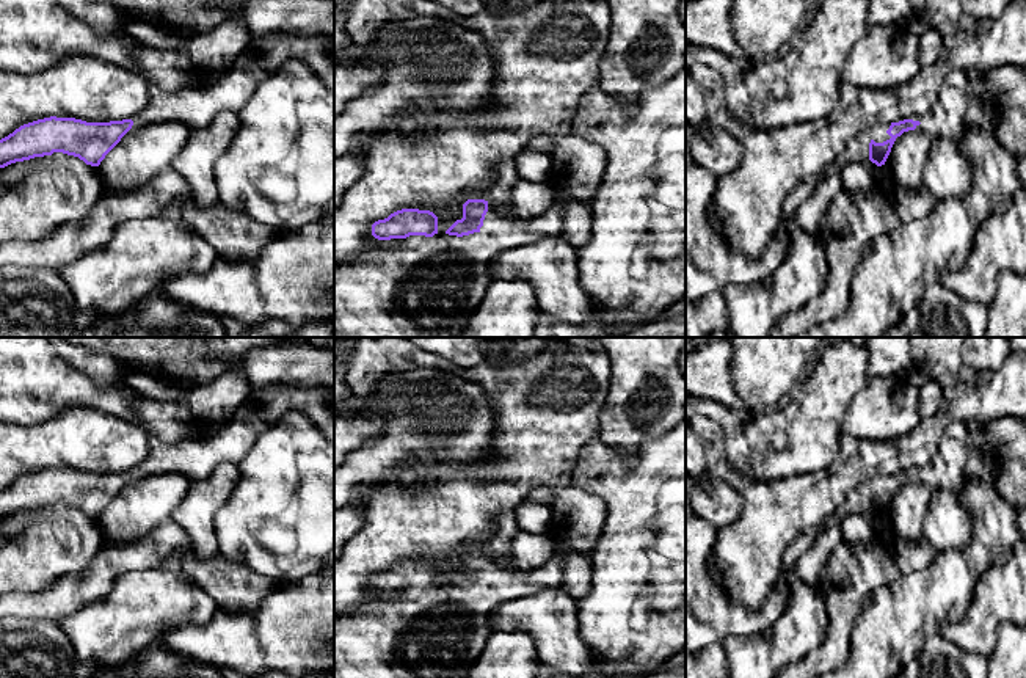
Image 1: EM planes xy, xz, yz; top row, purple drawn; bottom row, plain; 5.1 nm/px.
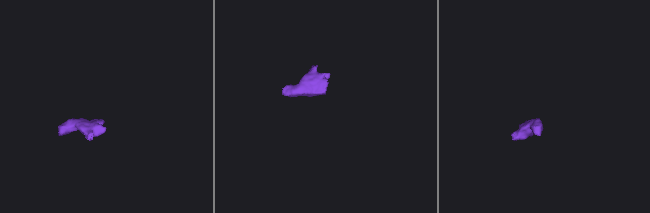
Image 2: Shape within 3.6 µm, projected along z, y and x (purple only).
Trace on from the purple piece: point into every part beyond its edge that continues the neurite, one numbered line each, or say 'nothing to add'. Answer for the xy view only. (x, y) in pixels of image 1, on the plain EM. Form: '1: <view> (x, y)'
1: xy (195, 459)

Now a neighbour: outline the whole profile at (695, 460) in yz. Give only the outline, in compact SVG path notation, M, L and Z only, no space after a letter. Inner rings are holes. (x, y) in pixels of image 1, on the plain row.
M686 424L686 472L693 477L706 472L706 455L701 438Z

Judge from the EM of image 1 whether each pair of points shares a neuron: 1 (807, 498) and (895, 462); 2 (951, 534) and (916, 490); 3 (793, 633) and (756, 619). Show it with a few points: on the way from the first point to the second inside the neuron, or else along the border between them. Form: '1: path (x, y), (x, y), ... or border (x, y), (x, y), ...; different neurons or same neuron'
1: path (829, 488), (854, 463), (873, 462); same neuron
2: path (940, 523), (916, 501); same neuron
3: border (785, 598), (785, 608), (771, 630); different neurons

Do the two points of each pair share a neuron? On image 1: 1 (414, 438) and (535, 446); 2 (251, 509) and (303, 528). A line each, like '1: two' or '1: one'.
1: two
2: one

